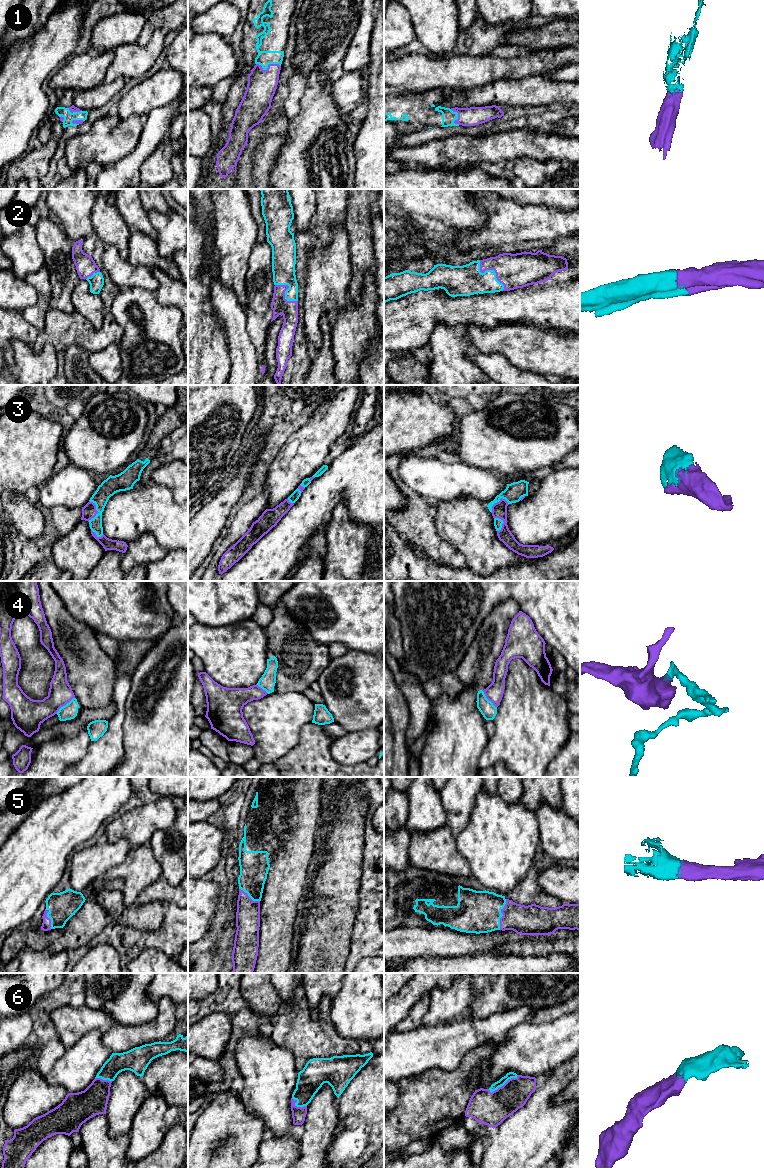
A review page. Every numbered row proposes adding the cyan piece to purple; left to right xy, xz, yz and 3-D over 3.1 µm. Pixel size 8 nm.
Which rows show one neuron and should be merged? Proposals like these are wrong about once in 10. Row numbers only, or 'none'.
1, 2, 3, 5, 6

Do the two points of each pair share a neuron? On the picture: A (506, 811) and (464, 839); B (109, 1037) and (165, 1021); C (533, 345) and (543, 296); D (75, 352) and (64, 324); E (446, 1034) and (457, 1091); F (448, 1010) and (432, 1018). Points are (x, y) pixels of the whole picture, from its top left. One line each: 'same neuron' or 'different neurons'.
A: same neuron
B: same neuron
C: different neurons
D: different neurons
E: different neurons
F: same neuron

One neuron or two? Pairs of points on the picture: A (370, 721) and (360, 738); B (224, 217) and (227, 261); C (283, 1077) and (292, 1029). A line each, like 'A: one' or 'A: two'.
A: two
B: one
C: two

